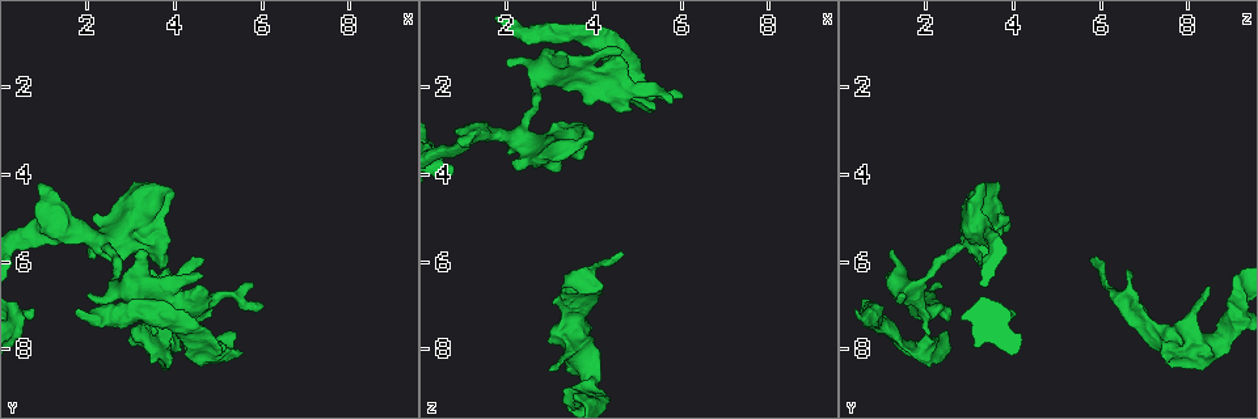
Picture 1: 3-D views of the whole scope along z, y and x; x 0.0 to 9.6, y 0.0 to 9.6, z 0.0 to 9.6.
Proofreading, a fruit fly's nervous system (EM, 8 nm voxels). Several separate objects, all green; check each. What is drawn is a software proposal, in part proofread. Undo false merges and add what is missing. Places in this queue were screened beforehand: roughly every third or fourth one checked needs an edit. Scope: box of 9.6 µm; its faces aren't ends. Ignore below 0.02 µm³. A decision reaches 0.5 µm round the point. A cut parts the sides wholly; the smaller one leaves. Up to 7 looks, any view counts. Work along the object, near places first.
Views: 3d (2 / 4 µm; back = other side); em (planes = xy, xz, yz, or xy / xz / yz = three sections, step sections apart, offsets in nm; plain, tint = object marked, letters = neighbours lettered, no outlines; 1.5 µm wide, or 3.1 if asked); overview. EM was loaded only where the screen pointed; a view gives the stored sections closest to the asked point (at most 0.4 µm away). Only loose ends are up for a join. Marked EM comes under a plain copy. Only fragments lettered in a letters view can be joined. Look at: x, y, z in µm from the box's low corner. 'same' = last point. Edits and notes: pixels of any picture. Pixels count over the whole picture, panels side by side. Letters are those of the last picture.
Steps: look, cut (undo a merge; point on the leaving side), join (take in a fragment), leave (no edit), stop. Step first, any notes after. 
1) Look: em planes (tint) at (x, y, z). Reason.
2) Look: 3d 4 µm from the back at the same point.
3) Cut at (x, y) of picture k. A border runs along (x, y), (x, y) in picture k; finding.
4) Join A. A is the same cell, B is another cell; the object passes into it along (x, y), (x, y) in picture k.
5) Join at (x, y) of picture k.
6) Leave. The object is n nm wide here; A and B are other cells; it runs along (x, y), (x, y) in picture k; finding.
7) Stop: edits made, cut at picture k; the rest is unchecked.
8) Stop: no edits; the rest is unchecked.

Look: em yz step 4 (tint) at (3.45, 6.20, 6.65). An open end.

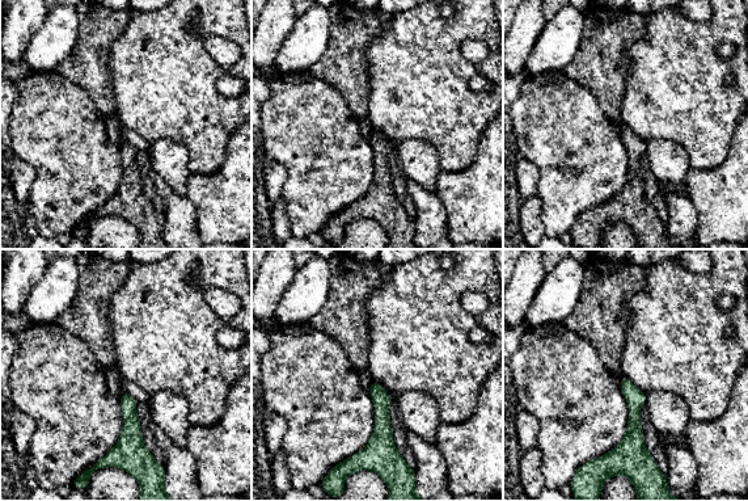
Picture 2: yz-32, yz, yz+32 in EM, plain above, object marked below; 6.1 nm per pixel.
Look: em yz step 4 (letters) at the same point. See the neighbours.

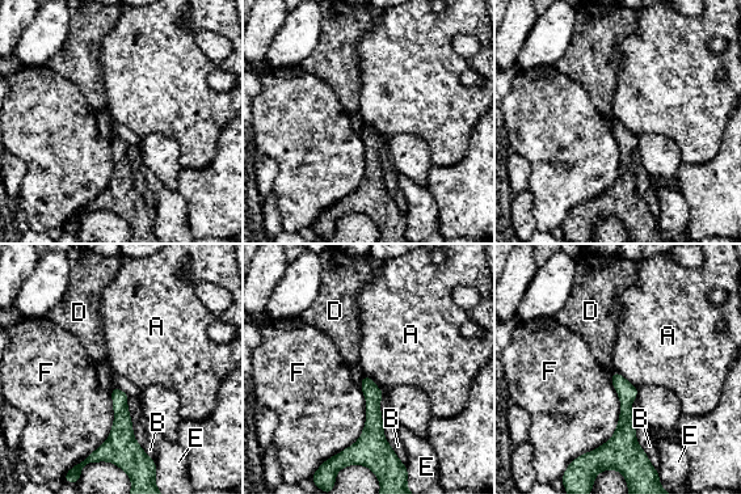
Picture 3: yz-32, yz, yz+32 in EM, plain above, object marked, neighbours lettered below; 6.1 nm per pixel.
Leave. A, B, D, E and F are other cells; no lettered fragment goes on from it.

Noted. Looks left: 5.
Look: em planes (letters) at (3.50, 7.60, 2.10). Branch stops here.

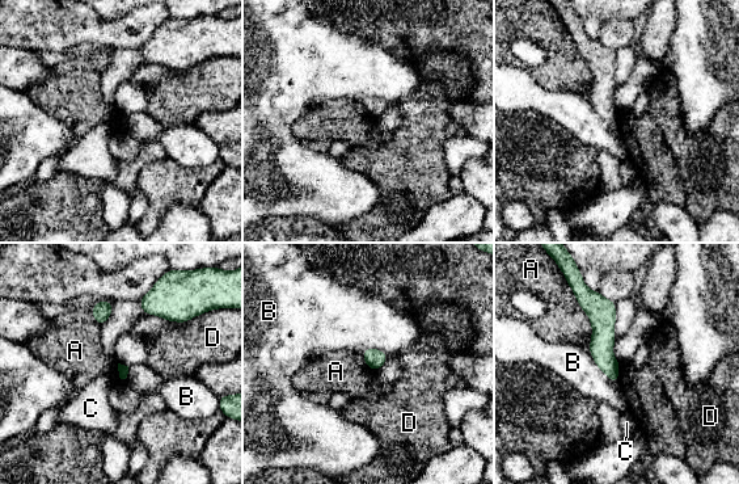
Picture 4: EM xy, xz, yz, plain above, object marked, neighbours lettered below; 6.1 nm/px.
Leave. A, B, C and D are other cells; it runs along (592, 295), (615, 378) in picture 4; none of them fits.

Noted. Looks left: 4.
Look: em yz step 8 (letters) at (2.00, 6.70, 1.40). Branch stops here.

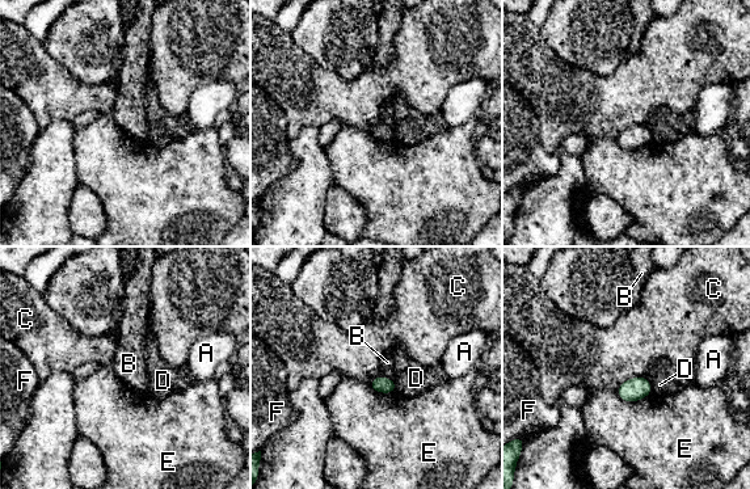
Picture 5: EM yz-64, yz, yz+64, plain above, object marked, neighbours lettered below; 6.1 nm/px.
Look: em xy step 8 (letters) at the same point.

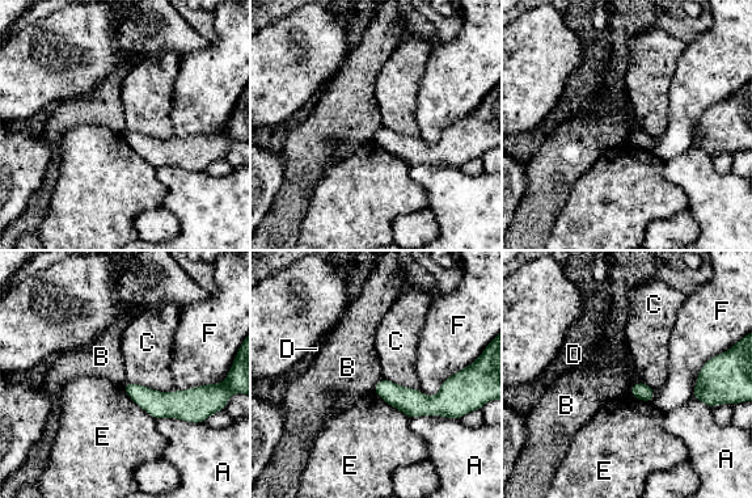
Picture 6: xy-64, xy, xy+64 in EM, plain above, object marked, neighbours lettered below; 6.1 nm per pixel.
Leave. The longest contact is with F, 340 nm; A, B, C, D, E and F are other cells; a border runs along (381, 378), (372, 391) in picture 6; none of them fits.

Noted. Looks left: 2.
Stop: no edits; the rest is unchecked.

